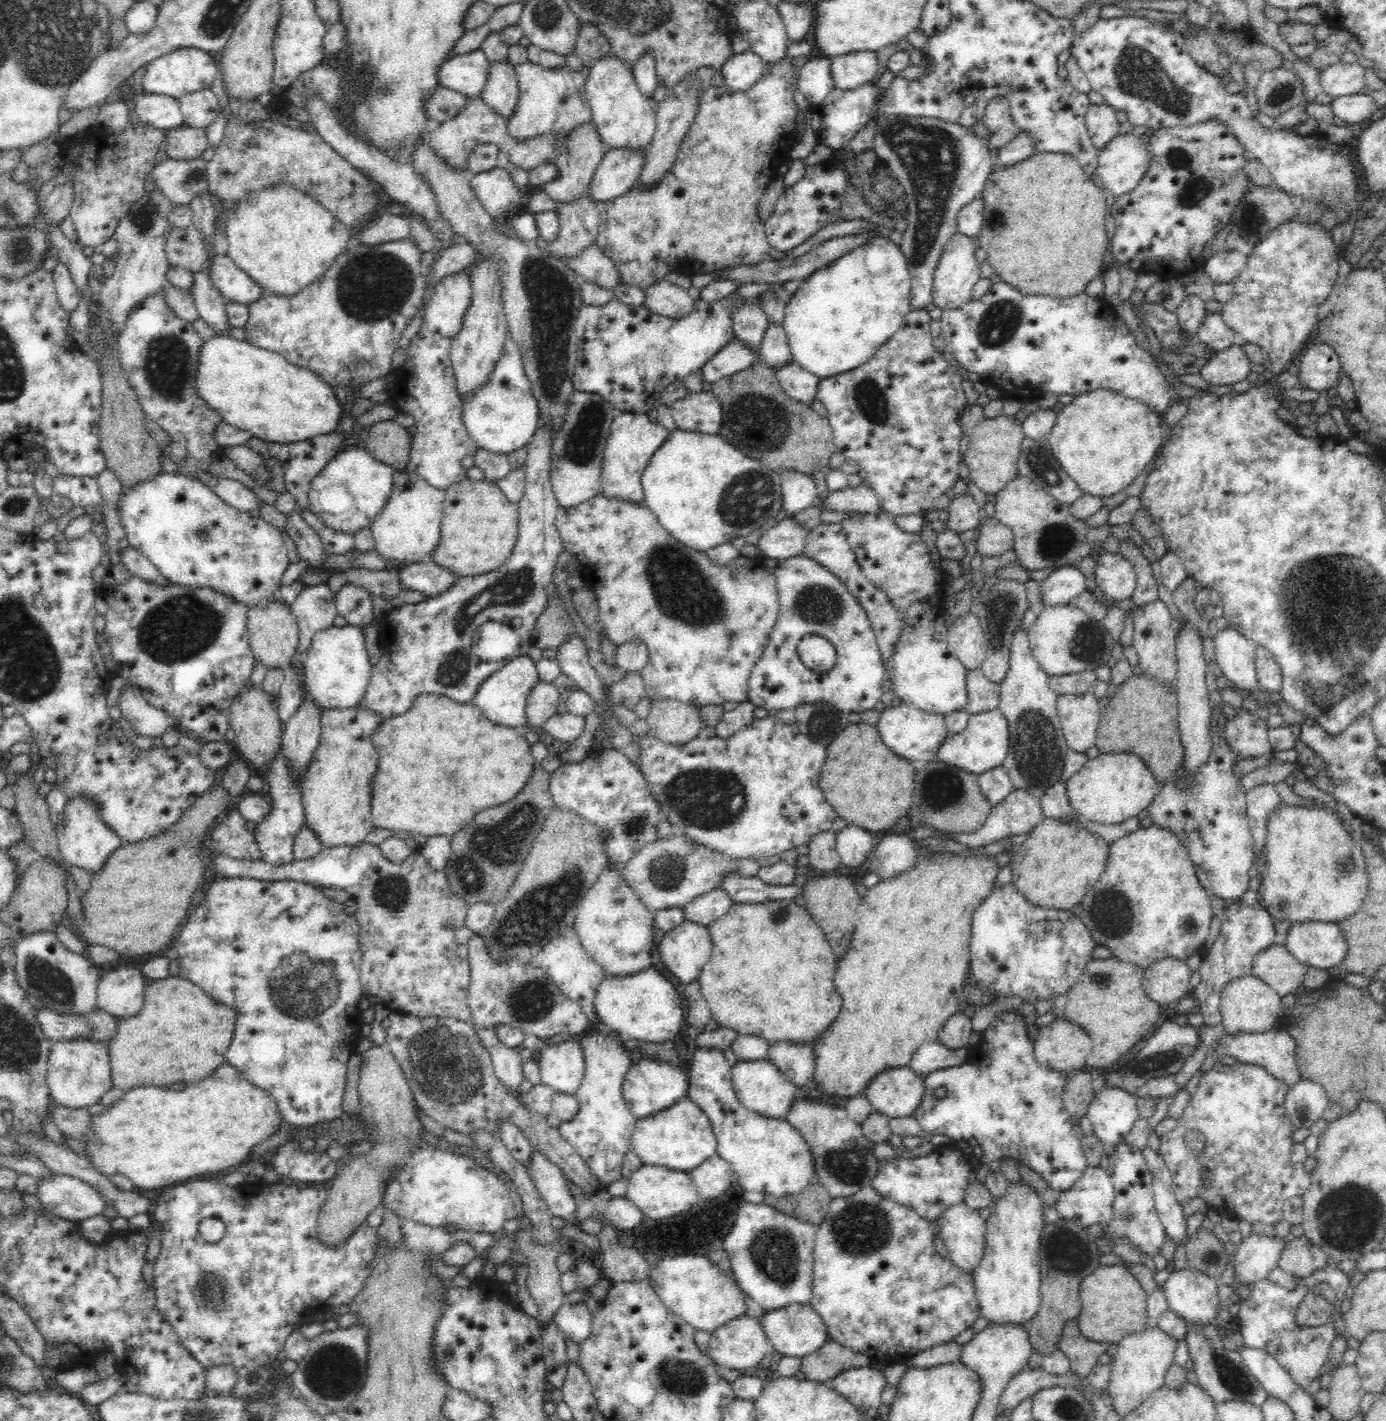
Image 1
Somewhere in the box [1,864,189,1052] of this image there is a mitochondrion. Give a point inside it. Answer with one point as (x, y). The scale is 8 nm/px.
(48, 981)

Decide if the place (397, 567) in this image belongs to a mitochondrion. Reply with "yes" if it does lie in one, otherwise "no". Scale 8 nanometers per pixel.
no

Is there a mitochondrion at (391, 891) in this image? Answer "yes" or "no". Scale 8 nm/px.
yes

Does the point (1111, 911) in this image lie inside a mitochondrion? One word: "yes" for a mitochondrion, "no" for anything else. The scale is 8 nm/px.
yes

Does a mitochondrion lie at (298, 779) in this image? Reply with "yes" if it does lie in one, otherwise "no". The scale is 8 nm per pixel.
no

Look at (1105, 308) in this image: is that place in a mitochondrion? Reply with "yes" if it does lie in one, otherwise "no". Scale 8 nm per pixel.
no

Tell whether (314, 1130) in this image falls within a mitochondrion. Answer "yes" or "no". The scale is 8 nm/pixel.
no

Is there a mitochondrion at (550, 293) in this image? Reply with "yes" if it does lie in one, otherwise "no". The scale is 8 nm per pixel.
yes

